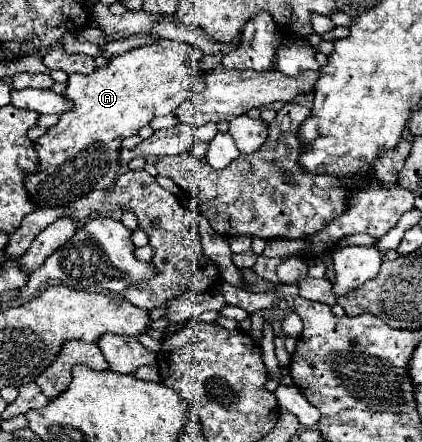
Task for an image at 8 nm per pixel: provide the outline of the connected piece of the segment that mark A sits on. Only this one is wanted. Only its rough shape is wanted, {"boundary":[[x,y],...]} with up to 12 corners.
{"boundary":[[158,40],[68,78],[24,188],[66,208],[118,176],[122,140],[204,88]]}

